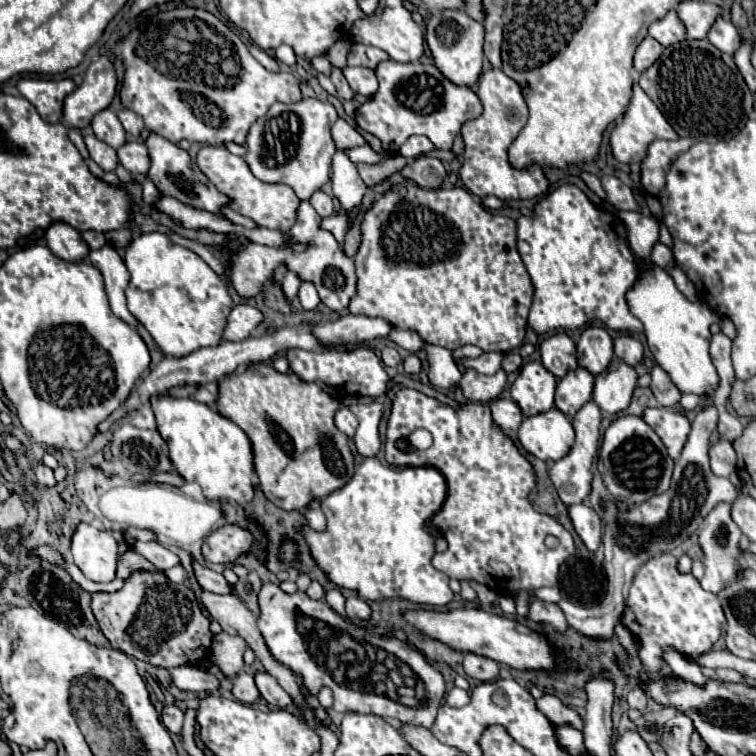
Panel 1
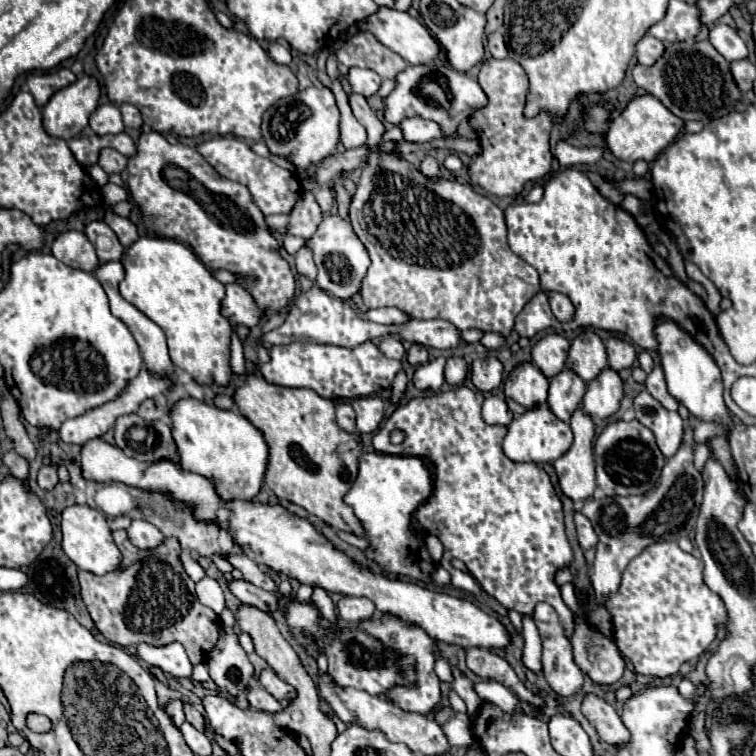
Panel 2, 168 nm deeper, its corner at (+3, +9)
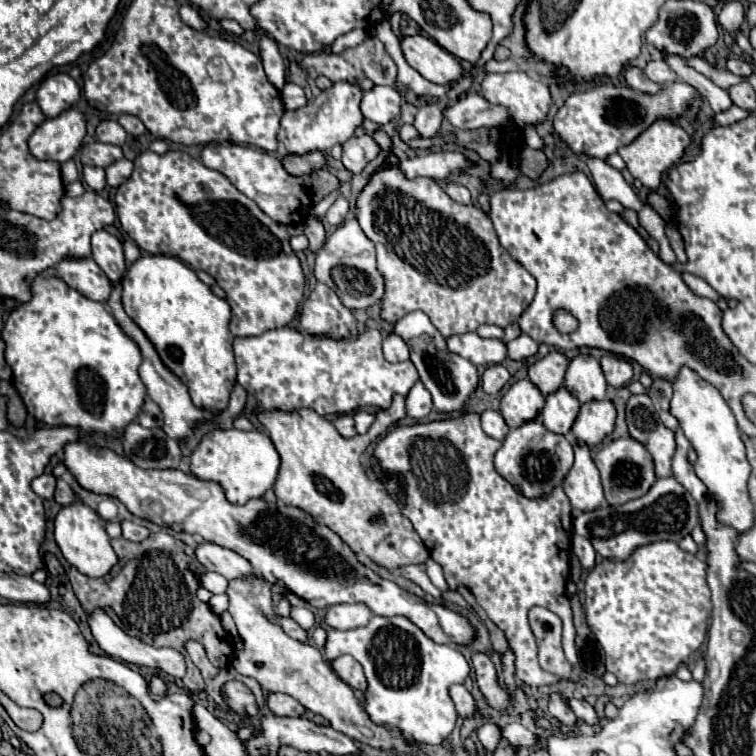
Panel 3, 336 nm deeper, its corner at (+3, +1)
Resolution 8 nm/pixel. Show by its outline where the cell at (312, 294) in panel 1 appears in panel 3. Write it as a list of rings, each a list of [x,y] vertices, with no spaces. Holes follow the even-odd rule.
[[[315,216],[307,218],[305,220],[305,236],[309,238],[309,250],[307,252],[319,250],[323,246],[323,242],[325,242],[325,226],[323,226],[323,222],[317,220]]]

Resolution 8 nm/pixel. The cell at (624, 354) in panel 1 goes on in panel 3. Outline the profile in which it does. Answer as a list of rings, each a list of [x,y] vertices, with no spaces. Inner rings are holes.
[[[605,354],[601,358],[601,368],[603,368],[607,384],[613,386],[613,388],[621,388],[621,386],[629,384],[631,378],[633,378],[631,364],[625,358],[619,358],[619,356],[613,356],[613,354]]]

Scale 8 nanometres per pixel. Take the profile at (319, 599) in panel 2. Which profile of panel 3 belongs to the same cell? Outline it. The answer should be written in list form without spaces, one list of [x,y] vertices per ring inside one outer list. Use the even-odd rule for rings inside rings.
[[[373,616],[367,626],[329,630],[325,658],[353,656],[365,672],[367,688],[363,708],[371,722],[399,732],[415,744],[441,744],[455,728],[457,710],[449,696],[453,684],[465,684],[471,668],[465,656],[449,644],[437,644],[405,616]]]

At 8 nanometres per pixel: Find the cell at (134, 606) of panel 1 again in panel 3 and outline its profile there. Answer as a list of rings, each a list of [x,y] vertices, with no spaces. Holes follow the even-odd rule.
[[[155,532],[143,542],[129,542],[125,538],[111,540],[113,550],[119,556],[119,566],[105,578],[89,578],[81,574],[77,568],[69,570],[69,580],[73,584],[73,592],[79,598],[81,606],[87,610],[103,608],[111,618],[115,616],[115,624],[121,626],[127,634],[157,646],[157,648],[175,648],[185,656],[187,674],[183,676],[183,684],[191,694],[205,690],[205,682],[191,662],[185,650],[185,642],[189,638],[201,642],[209,654],[209,660],[231,660],[233,646],[229,642],[229,634],[221,626],[219,616],[207,608],[209,604],[197,598],[199,580],[191,570],[193,558],[183,552],[183,542],[165,532]]]

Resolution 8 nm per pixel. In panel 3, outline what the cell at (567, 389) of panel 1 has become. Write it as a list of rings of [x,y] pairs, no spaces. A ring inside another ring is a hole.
[[[565,388],[557,390],[555,394],[549,394],[545,400],[545,408],[541,412],[545,428],[549,428],[551,432],[569,436],[571,426],[579,414],[579,408],[581,404],[577,402],[577,398],[571,396]]]

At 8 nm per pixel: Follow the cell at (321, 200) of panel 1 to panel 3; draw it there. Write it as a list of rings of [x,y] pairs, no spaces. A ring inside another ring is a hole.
[[[341,196],[341,198],[327,210],[325,220],[327,220],[331,226],[339,226],[339,224],[345,220],[347,214],[349,214],[349,202],[347,202],[347,198]]]

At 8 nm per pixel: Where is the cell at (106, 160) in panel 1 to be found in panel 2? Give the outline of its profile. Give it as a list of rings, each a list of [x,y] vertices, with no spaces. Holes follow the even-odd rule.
[[[103,148],[101,154],[99,154],[99,162],[97,162],[107,174],[113,174],[113,172],[123,172],[125,166],[127,166],[127,158],[123,154],[119,154],[117,150],[113,148]]]

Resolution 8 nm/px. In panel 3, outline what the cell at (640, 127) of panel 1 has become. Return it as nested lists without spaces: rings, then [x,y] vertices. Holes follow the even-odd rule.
[[[659,120],[649,130],[645,130],[635,142],[631,142],[629,146],[619,148],[619,156],[627,162],[627,170],[631,172],[633,178],[641,180],[641,184],[647,190],[657,190],[661,186],[663,174],[681,160],[681,156],[685,154],[685,148],[689,144],[691,144],[691,138],[679,124]]]

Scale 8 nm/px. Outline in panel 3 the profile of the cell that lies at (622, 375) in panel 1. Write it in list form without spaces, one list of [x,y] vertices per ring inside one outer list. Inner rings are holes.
[[[611,400],[587,402],[581,406],[581,412],[571,428],[577,444],[585,444],[589,448],[597,446],[603,438],[607,438],[615,428],[615,406]]]

